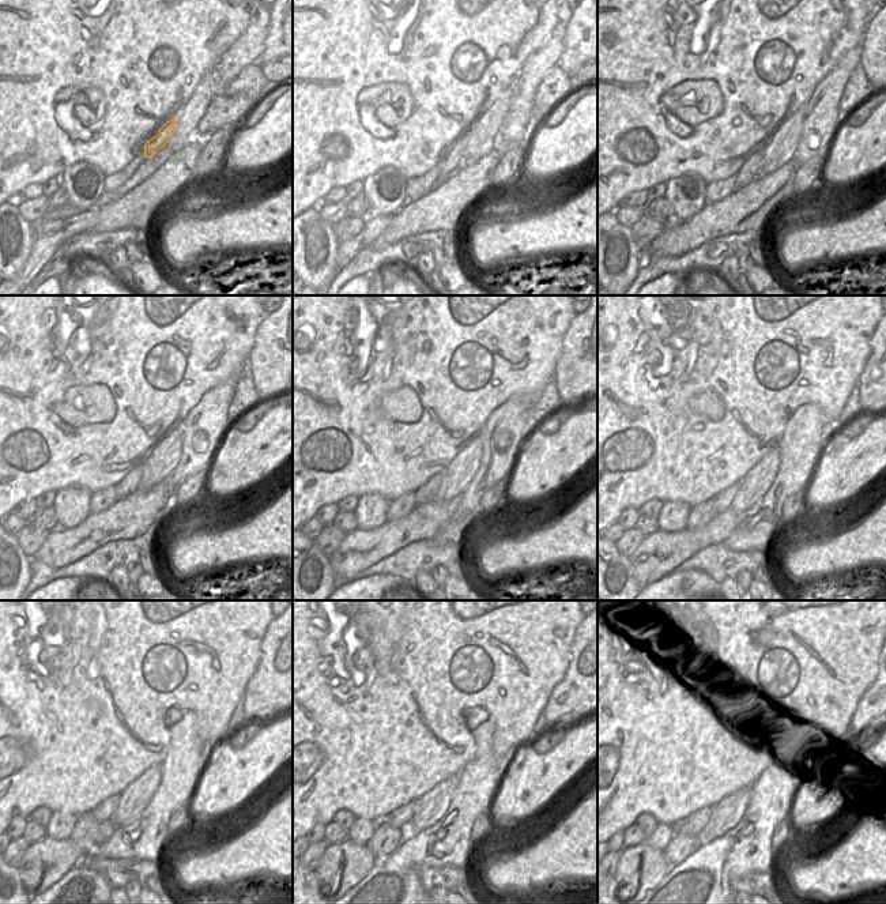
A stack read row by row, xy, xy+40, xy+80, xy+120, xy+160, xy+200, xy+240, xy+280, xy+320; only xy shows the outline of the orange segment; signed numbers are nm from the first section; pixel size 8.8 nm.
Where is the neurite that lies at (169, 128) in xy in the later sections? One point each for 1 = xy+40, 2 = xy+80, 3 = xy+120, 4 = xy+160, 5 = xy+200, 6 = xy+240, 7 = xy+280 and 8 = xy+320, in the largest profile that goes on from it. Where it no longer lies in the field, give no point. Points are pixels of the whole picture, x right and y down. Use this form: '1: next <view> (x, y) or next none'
1: next xy+40 (452, 161)
2: next xy+80 (750, 169)
3: next xy+120 (129, 483)
4: next xy+160 (425, 493)
5: next xy+200 (723, 500)
6: next xy+240 (105, 810)
7: next xy+280 (400, 818)
8: next xy+320 (696, 821)

